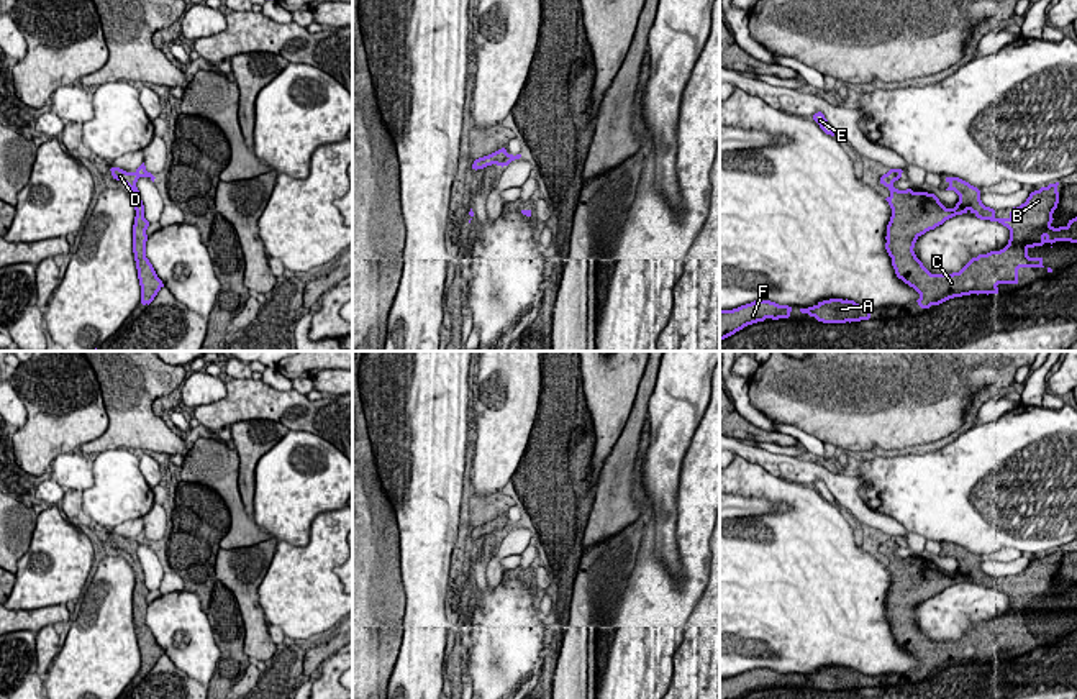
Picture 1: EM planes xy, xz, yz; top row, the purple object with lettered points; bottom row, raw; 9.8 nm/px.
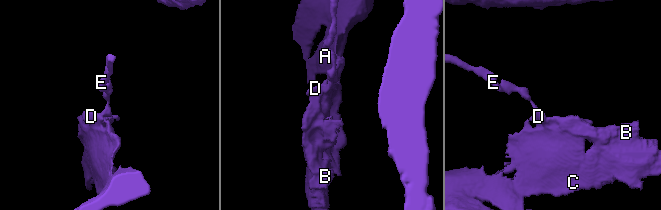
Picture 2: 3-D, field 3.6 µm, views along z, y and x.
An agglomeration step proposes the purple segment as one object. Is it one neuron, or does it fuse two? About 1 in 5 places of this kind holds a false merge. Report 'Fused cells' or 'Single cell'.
Fused cells

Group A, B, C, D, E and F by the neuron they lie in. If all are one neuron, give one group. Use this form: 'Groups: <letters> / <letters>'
Groups: A B C D F / E

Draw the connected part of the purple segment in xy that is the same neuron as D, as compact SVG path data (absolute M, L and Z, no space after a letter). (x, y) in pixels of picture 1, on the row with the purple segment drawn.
M111 167L110 171L113 179L125 182L133 190L131 200L136 210L133 225L133 253L141 286L141 304L149 305L157 295L157 292L164 287L164 284L157 277L149 259L146 258L146 241L148 241L146 230L149 226L149 222L144 218L144 205L139 190L136 187L139 176L136 172L126 172L120 167Z

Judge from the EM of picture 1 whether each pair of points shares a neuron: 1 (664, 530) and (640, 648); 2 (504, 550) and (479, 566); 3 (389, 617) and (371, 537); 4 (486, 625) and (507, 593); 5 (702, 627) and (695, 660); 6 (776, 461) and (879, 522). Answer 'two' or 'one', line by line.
1: two
2: two
3: one
4: one
5: one
6: one

